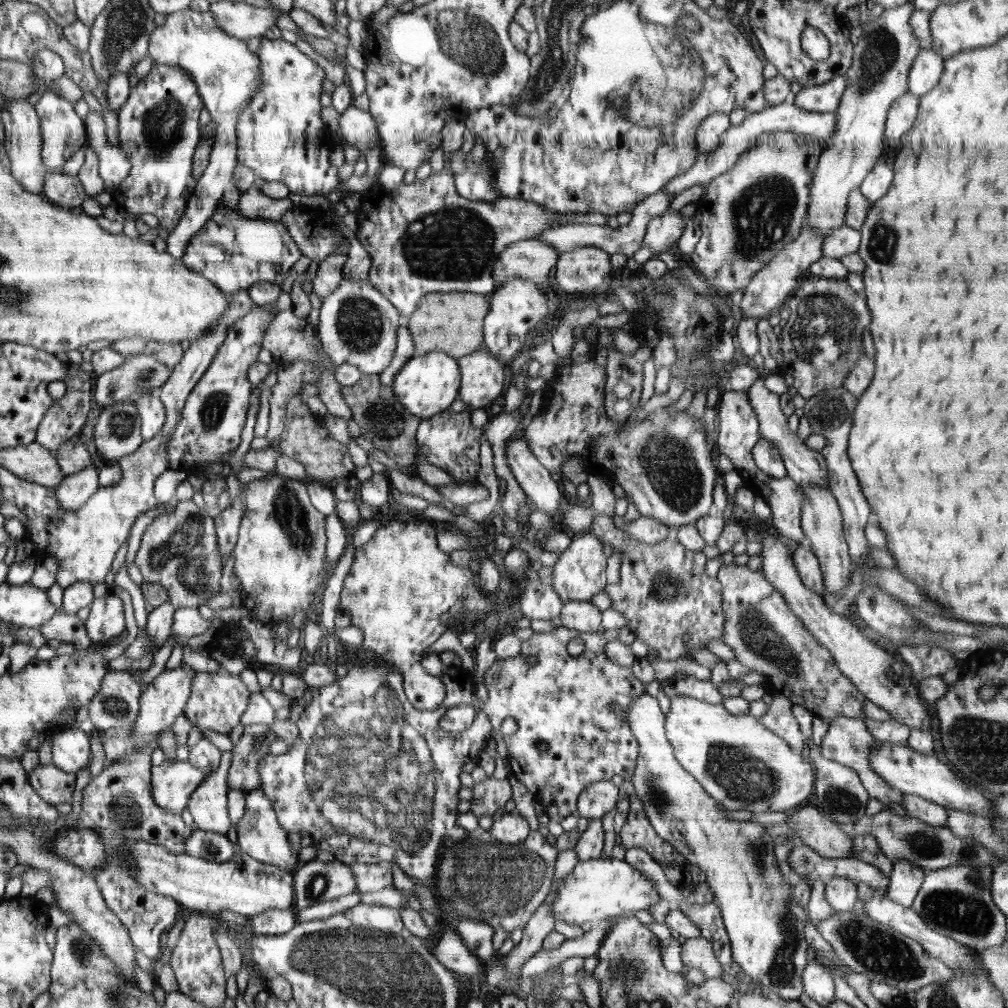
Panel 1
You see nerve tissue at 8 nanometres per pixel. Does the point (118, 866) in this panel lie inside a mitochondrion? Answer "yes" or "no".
yes

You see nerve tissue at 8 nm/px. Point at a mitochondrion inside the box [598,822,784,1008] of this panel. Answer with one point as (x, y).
(630, 971)

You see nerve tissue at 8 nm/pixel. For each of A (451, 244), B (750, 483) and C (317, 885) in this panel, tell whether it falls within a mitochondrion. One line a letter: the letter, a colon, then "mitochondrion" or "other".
A: mitochondrion
B: other
C: mitochondrion

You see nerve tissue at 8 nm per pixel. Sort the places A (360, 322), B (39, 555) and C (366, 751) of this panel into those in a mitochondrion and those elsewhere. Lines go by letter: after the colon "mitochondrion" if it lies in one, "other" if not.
A: mitochondrion
B: other
C: mitochondrion

